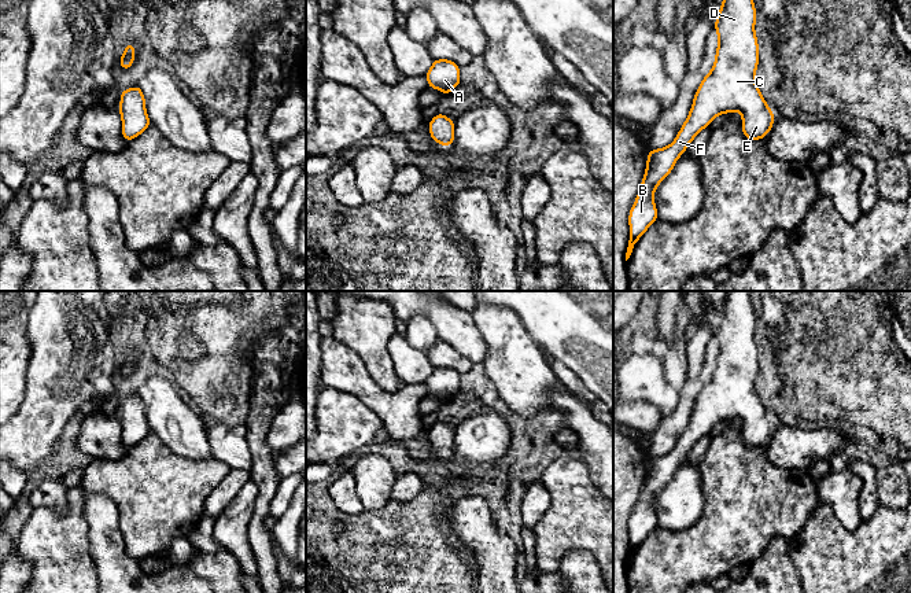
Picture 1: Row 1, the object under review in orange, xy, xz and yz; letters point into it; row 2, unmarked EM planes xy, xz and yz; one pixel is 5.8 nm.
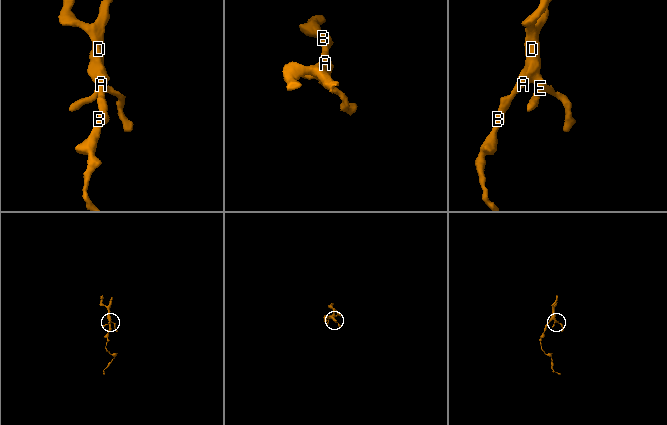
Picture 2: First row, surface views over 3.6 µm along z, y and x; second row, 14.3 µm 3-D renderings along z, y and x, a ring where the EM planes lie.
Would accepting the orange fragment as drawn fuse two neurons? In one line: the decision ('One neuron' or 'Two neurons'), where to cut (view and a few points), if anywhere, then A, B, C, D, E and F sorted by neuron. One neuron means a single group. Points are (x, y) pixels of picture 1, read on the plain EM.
One neuron. No split. Groups: A B C D E F

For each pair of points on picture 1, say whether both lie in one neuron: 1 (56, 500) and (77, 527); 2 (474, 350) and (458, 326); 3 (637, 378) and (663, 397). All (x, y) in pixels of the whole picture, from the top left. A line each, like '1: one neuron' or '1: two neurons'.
1: two neurons
2: one neuron
3: one neuron

